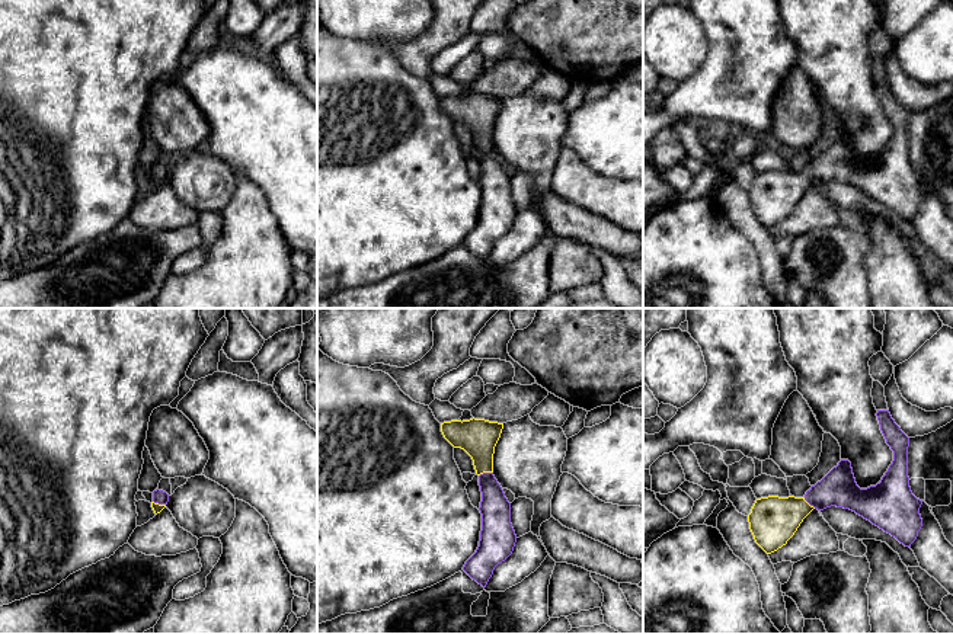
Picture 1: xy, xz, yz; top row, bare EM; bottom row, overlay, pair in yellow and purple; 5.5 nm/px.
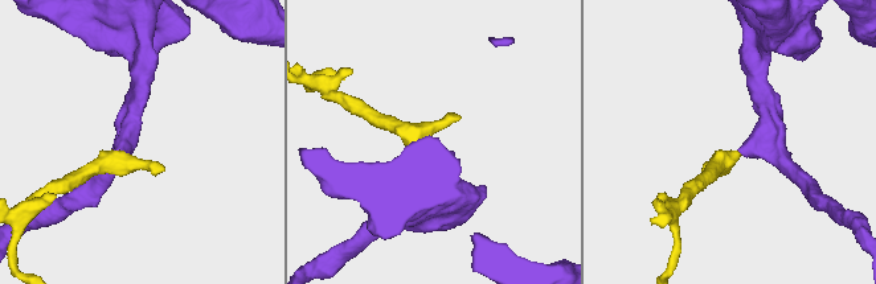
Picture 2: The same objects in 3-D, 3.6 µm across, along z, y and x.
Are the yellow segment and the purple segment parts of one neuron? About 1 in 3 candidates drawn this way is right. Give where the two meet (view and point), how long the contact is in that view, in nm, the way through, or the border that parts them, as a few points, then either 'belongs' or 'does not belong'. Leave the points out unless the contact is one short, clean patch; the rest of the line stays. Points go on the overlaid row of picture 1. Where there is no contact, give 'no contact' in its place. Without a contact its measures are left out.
xz (485, 471) | 80 nm | across xz (477, 436), (485, 471), (495, 509) | belongs

